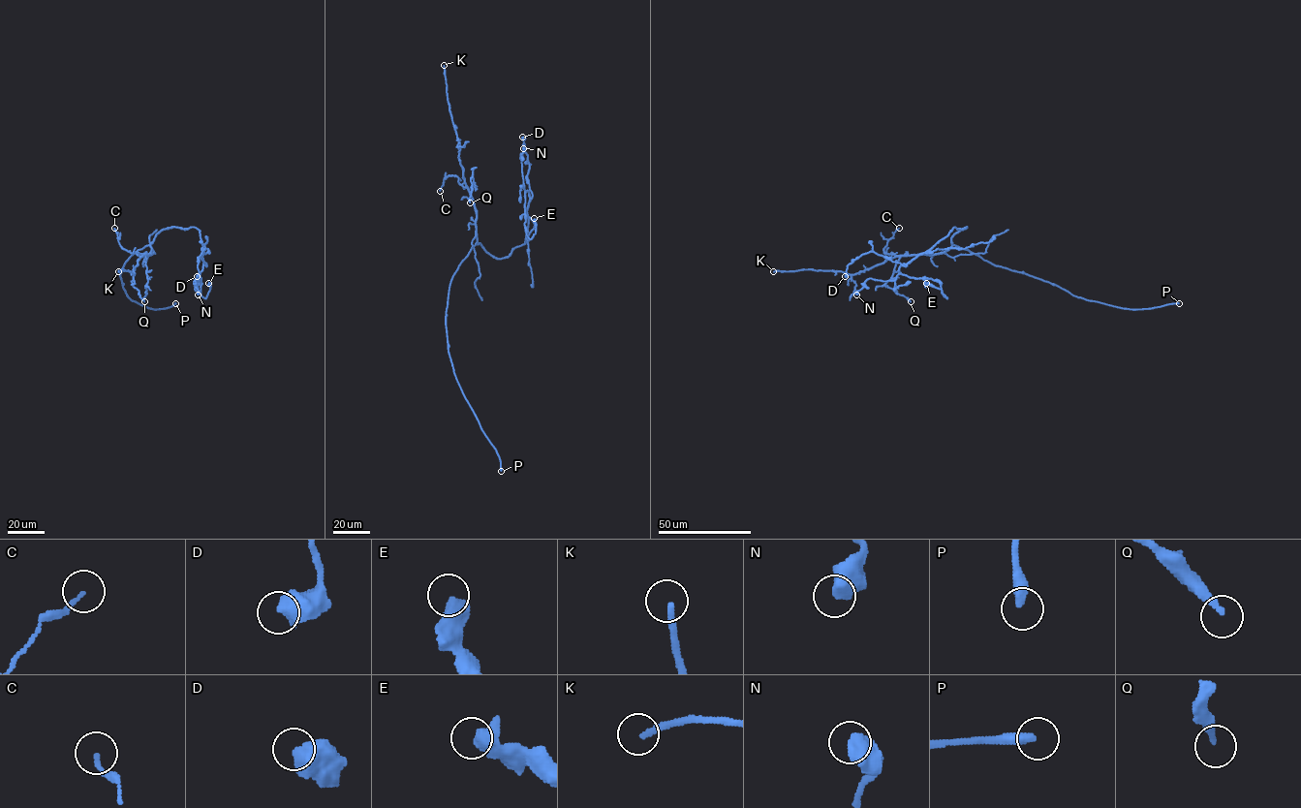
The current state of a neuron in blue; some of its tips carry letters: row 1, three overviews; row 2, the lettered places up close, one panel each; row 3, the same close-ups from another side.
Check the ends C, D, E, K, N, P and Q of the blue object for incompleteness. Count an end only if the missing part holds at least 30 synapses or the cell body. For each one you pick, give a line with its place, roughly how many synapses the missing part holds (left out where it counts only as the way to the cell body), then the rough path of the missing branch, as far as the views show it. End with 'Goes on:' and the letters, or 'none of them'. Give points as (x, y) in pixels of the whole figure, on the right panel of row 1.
K: (773, 271) | 30 syn | (773, 271), (752, 276), (702, 275), (667, 265), (653, 252)
P: (1179, 303) | (1179, 303), (1214, 302), (1249, 312)
Goes on: K, P

